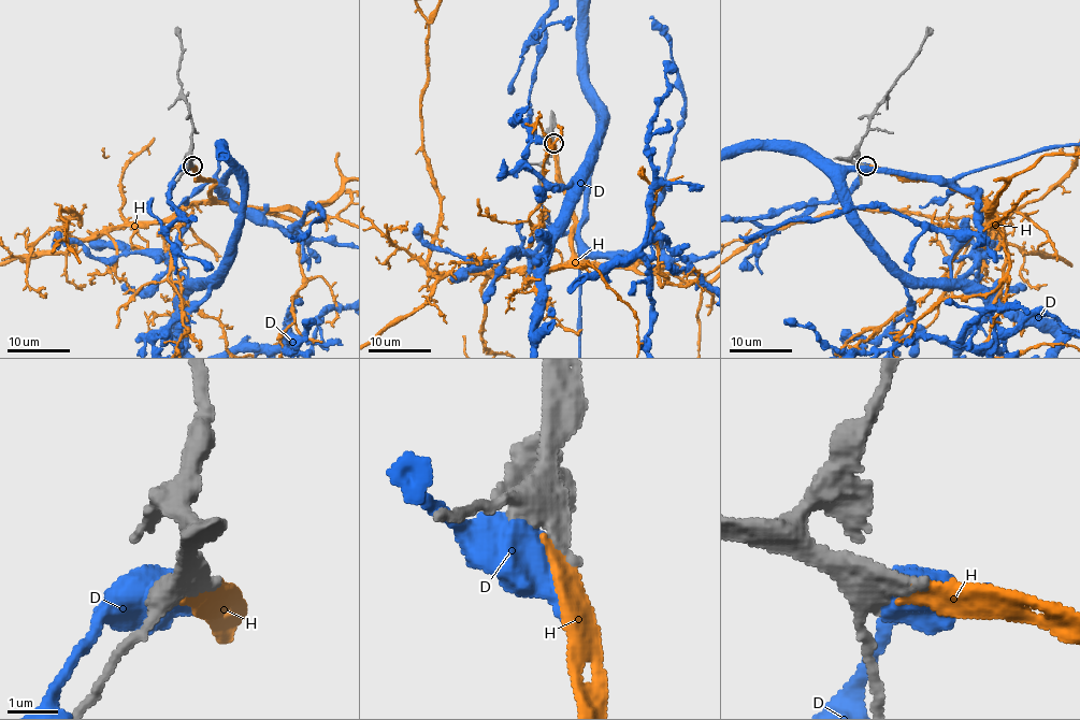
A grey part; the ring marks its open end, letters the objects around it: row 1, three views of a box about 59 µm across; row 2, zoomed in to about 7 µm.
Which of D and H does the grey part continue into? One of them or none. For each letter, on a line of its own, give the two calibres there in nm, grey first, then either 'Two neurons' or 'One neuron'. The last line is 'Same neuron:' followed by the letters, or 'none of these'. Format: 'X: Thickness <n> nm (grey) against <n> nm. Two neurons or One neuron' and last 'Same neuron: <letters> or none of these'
D: Thickness 480 nm (grey) against 700 nm. Two neurons
H: Thickness 460 nm (grey) against 300 nm. One neuron
Same neuron: H

